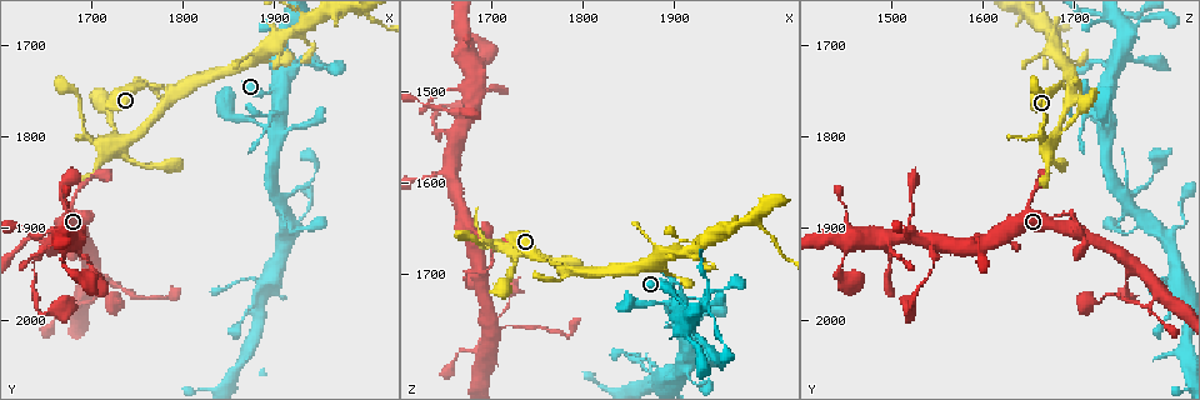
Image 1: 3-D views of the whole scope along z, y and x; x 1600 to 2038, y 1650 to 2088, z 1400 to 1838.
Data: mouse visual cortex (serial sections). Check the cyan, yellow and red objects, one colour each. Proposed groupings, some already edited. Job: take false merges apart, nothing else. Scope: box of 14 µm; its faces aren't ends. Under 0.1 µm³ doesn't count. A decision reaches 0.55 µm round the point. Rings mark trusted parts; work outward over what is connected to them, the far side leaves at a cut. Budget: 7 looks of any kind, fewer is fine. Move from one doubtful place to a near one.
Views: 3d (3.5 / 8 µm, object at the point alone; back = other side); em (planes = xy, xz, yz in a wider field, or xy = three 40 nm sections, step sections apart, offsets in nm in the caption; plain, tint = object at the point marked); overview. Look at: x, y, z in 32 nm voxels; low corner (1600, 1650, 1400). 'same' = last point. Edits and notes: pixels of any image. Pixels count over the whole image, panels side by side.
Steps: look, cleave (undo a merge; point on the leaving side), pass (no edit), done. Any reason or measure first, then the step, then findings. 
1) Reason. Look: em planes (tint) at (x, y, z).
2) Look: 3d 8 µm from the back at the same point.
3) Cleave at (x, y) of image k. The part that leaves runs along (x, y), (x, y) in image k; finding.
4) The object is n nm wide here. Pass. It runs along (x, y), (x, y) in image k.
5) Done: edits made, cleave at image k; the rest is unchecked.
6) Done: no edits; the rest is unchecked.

Narrows sharply. Look: 3d 3.5 µm at (1785, 1755, 1690).

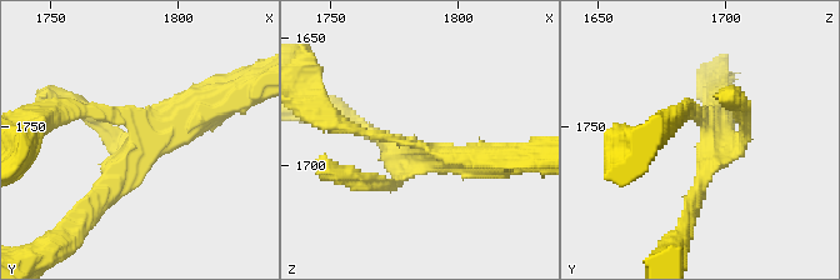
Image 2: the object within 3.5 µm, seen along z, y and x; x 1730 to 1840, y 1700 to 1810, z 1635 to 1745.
Look: em xy step 3 (tint) at (1784, 1754, 1695).

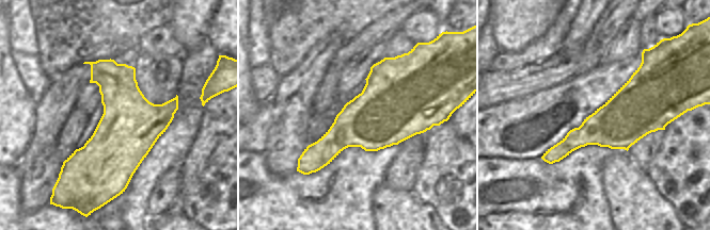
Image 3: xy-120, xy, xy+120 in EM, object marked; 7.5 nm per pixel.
Look: em xy step 1 (tint) at the same point.

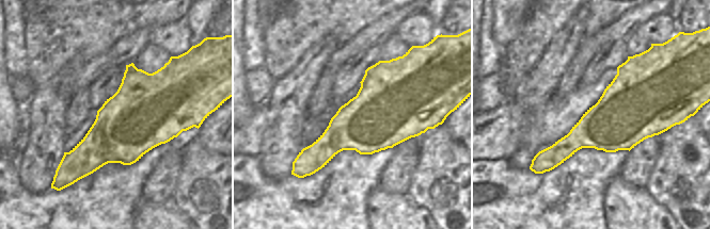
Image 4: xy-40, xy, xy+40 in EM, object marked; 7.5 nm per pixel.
The object is 500 nm wide here. Pass. It runs along (348, 125), (431, 158), (493, 160) in image 2; one cell here.

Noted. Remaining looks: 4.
Look: 3d 8 µm at (1700, 1800, 1670).

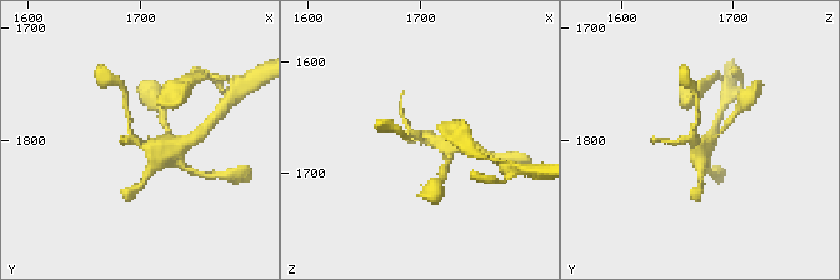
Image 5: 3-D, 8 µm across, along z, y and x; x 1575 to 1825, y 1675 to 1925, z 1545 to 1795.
Now the EM. Look: em planes (tint) at (1700, 1804, 1666).

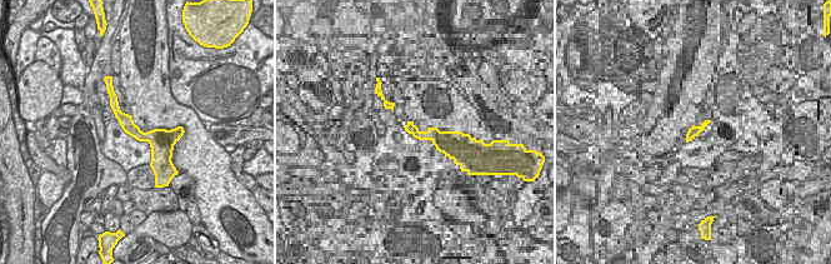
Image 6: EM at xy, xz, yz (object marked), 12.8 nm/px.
Pass. It runs along (113, 103), (141, 137), (175, 138) in image 6; all the same cell.

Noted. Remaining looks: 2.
Thin neck. Look: 3d 8 µm at (1640, 1955, 1540).

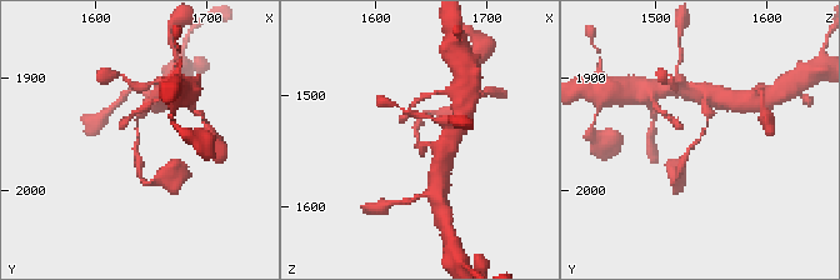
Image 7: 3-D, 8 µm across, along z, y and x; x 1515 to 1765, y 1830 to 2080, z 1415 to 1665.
The arms are 200, 200 nm wide; need the tissue. Look: em xy step 2 (tint) at (1638, 1954, 1538).

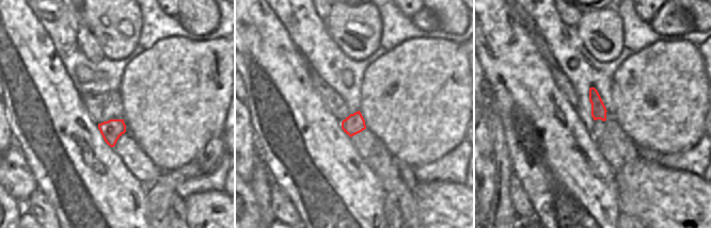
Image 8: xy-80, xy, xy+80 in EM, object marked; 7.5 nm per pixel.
The object is 150 nm wide here. Pass. It runs along (706, 108), (708, 125), (679, 169) in image 7; continuous, no second cell.

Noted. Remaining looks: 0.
Done: no edits; the rest is unchecked.

